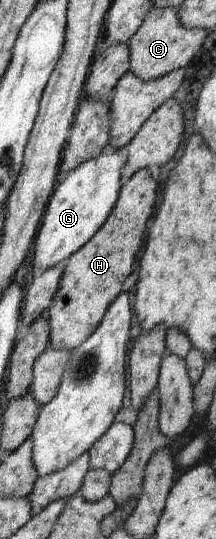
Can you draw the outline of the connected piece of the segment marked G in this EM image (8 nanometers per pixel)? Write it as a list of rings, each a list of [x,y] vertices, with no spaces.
[[[126,148],[105,150],[99,156],[80,164],[65,180],[55,186],[47,203],[37,239],[33,266],[36,273],[53,268],[77,252],[103,226],[117,202],[121,185],[122,166],[127,160]]]

